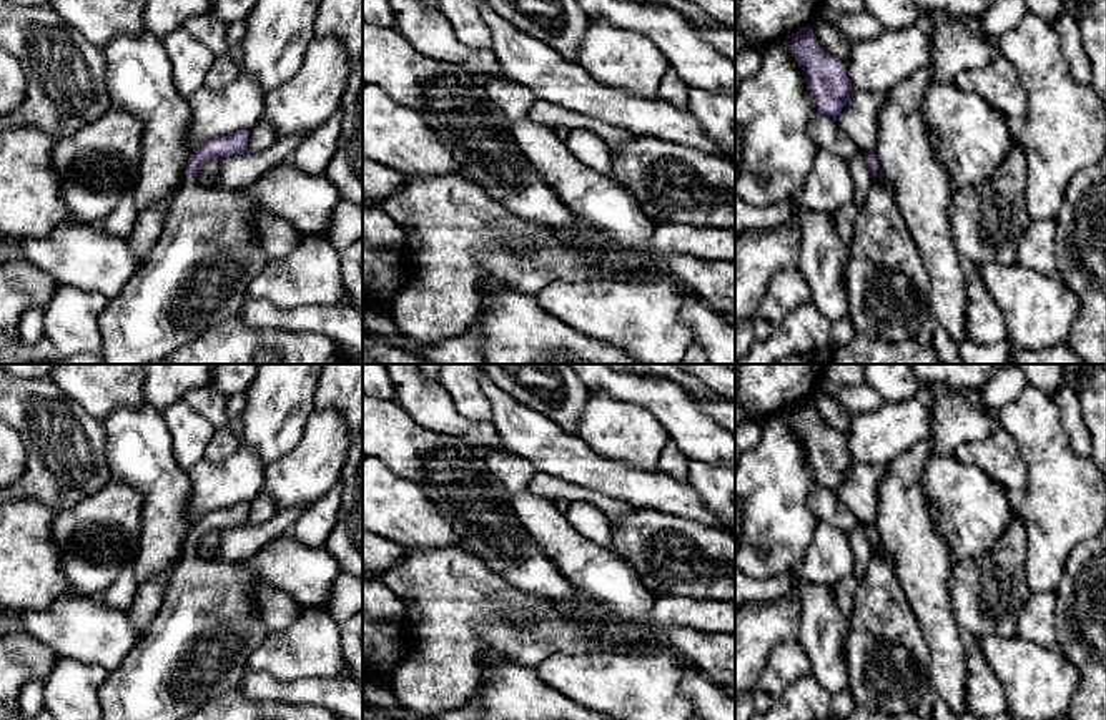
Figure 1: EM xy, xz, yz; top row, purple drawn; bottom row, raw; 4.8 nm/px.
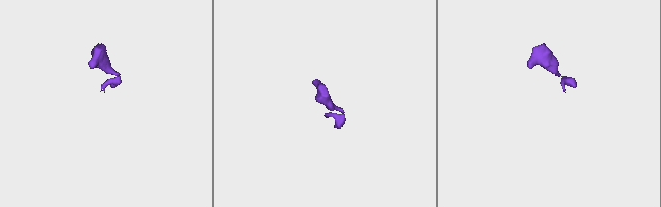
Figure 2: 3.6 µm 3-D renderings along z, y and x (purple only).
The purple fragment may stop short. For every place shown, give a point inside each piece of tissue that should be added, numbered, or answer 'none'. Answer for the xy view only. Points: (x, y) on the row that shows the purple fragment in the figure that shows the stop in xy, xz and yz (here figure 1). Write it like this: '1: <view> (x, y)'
1: xy (197, 276)

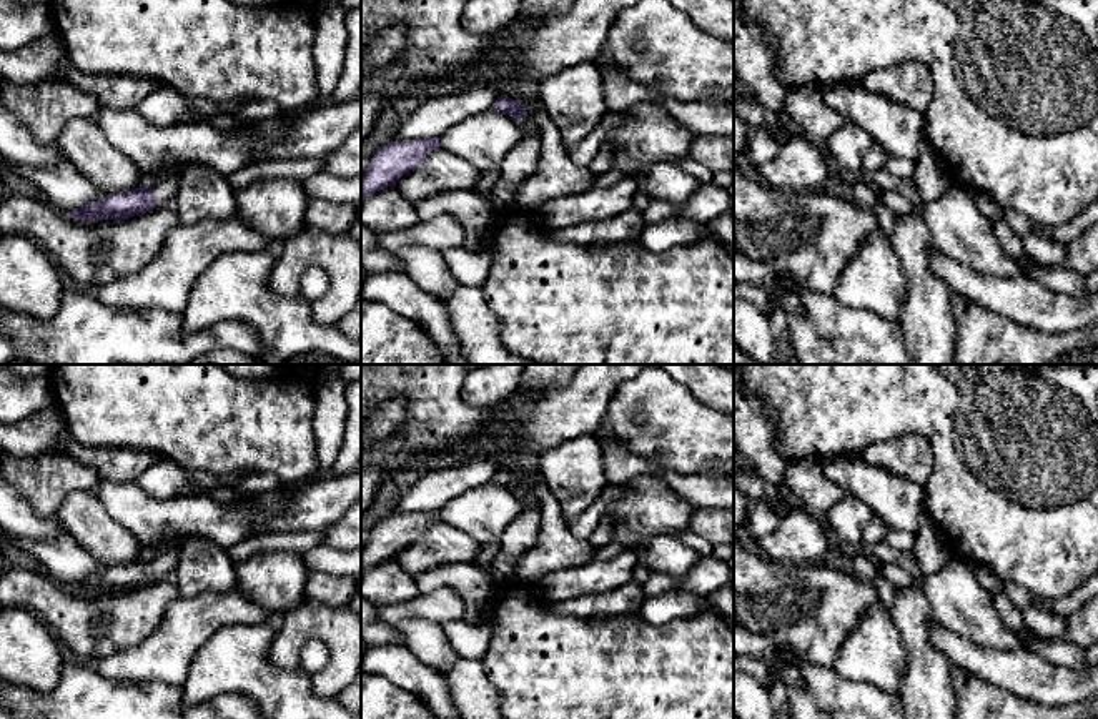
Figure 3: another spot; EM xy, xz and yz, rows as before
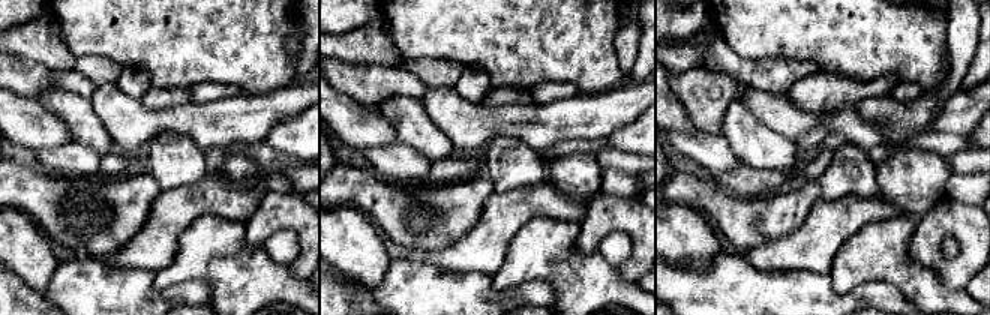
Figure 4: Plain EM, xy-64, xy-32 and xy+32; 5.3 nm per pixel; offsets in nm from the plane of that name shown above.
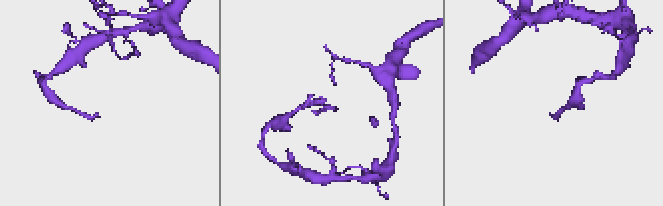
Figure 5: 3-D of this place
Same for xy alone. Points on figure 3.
1: xy (165, 187)

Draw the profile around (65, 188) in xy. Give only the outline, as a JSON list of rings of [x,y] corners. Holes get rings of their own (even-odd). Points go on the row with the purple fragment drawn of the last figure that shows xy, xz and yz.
[[[67,160],[47,166],[27,166],[7,161],[22,178],[42,190],[48,203],[63,213],[80,208],[88,201],[101,201],[106,195],[80,175]]]

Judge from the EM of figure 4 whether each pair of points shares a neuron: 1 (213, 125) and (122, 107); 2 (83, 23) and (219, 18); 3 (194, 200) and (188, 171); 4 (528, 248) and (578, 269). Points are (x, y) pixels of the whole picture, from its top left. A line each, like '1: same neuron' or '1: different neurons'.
1: same neuron
2: same neuron
3: different neurons
4: same neuron

